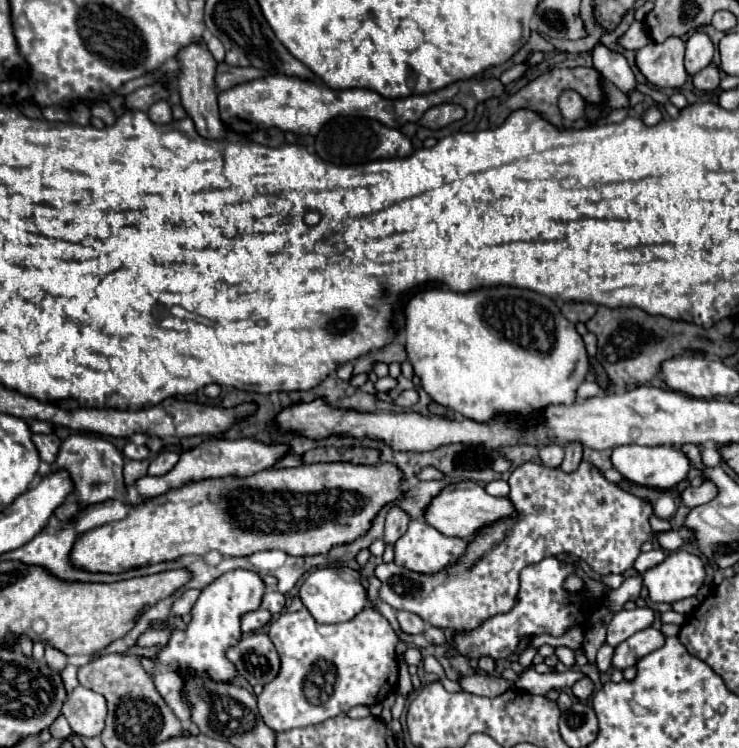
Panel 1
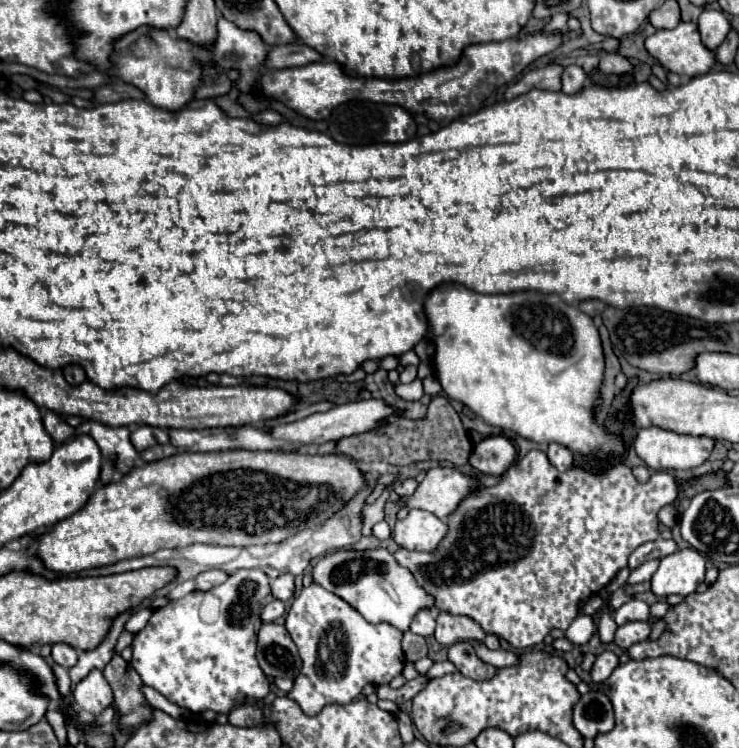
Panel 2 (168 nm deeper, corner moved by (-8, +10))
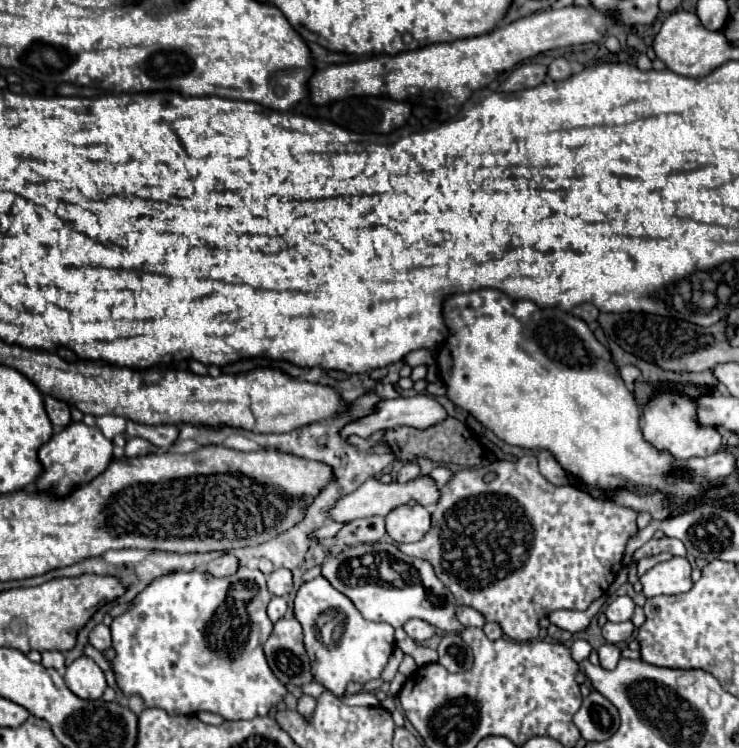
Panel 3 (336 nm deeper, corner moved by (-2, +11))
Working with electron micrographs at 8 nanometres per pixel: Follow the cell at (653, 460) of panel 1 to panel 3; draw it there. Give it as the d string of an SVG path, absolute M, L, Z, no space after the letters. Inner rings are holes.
M661 392L657 394L645 408L643 408L643 422L641 422L643 438L657 448L659 452L669 452L677 460L695 458L695 456L709 456L721 448L721 436L717 428L701 428L695 422L695 404L687 396Z

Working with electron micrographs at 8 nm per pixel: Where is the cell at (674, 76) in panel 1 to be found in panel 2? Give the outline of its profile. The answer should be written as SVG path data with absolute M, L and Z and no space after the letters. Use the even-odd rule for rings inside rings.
M681 21L675 29L655 31L645 47L667 71L681 77L705 75L715 65L715 51L701 43L699 27L691 21Z

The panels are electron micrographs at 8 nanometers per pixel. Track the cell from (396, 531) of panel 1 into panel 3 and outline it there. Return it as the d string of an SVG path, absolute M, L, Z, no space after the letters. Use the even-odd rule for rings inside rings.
M409 462L409 464L405 464L405 466L397 472L397 482L405 484L405 482L409 482L409 480L415 480L417 476L419 476L419 464L417 464L417 462Z

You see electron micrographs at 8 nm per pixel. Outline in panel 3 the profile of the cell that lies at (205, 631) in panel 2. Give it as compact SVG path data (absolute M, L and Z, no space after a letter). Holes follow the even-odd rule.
M241 566L233 576L225 576L225 578L205 576L205 572L175 572L175 574L169 574L169 576L157 578L151 586L147 586L133 600L133 608L129 612L113 618L113 624L111 624L113 648L117 652L117 658L111 664L113 664L113 670L115 670L117 684L119 684L121 692L125 696L139 694L145 700L147 708L161 708L169 714L193 714L193 712L207 710L207 712L219 714L227 720L251 720L255 716L267 716L267 712L273 706L277 706L283 700L283 696L287 694L285 686L273 676L273 672L271 672L271 668L269 668L269 664L263 656L263 650L261 650L261 644L267 640L267 636L270 636L273 630L273 623L265 614L265 608L267 608L269 600L271 600L271 594L269 594L267 584L265 584L265 574L261 574L259 570L249 570L247 566Z

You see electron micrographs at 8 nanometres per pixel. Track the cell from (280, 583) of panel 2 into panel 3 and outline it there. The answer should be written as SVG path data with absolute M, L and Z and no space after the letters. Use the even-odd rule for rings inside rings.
M279 568L267 576L267 588L273 596L287 596L293 588L291 572L287 568Z

